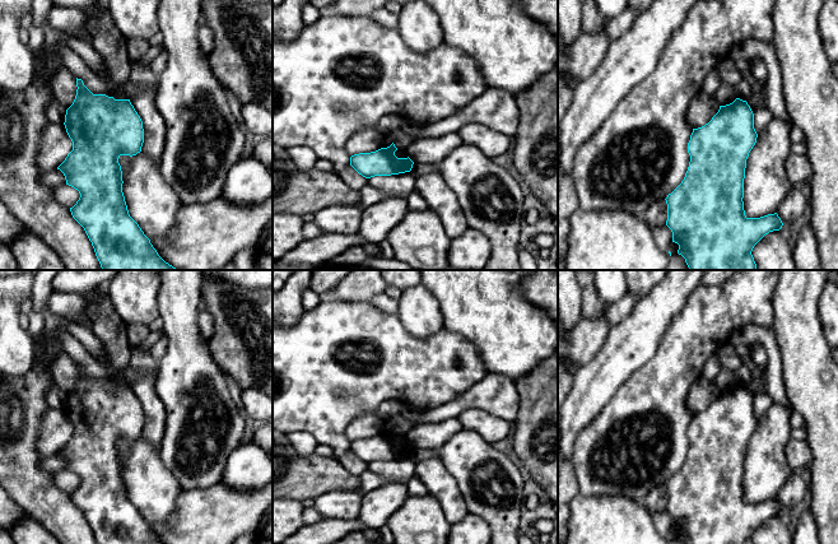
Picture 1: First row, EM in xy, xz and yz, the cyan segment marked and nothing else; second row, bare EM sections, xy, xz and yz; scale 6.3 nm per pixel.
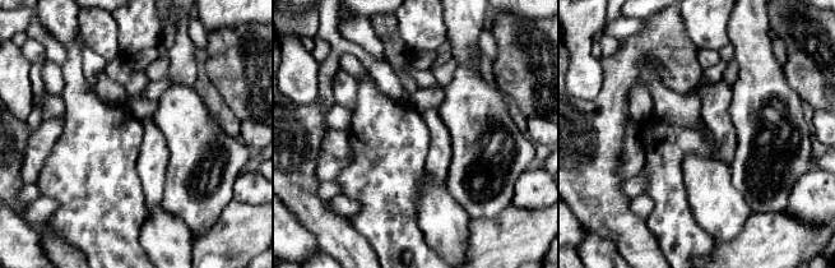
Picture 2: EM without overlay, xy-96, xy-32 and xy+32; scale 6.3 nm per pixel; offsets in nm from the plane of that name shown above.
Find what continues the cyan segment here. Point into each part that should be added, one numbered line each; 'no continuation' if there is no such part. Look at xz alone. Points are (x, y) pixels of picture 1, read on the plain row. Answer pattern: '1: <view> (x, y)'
no continuation

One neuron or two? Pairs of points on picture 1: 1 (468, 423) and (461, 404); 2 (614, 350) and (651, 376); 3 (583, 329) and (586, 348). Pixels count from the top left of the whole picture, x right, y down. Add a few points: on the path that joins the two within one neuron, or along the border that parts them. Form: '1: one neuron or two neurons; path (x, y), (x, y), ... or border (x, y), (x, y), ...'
1: two neurons; border (493, 414), (485, 410), (466, 409), (457, 418)
2: two neurons; border (659, 345), (655, 354), (618, 389)
3: one neuron; path (586, 334), (586, 343)

